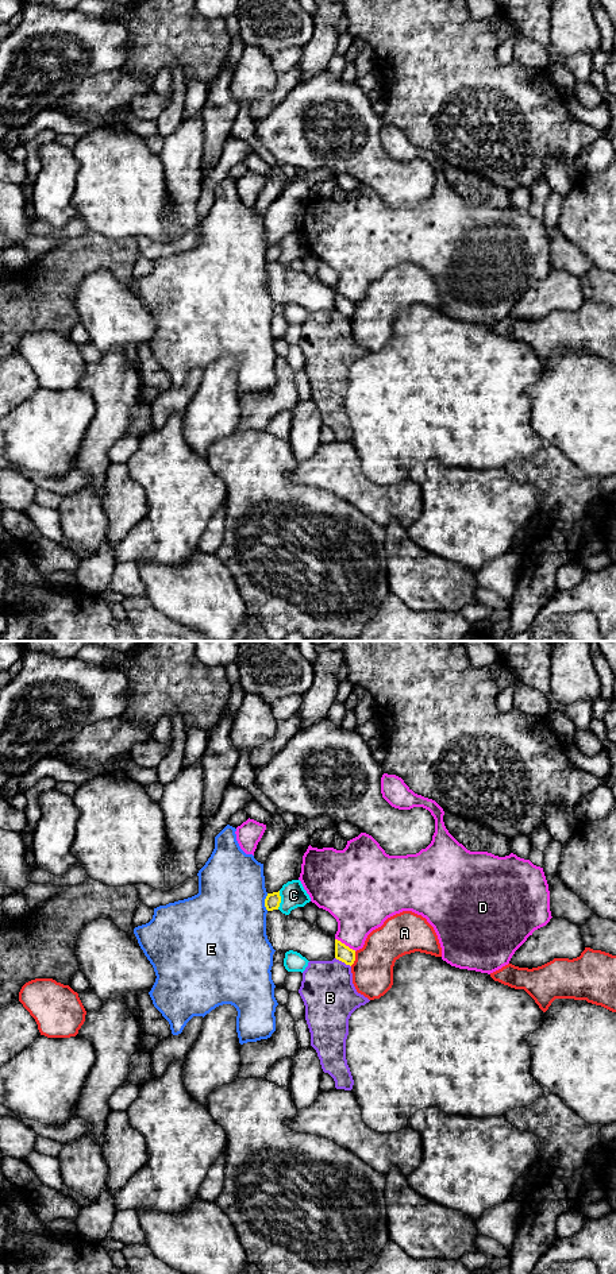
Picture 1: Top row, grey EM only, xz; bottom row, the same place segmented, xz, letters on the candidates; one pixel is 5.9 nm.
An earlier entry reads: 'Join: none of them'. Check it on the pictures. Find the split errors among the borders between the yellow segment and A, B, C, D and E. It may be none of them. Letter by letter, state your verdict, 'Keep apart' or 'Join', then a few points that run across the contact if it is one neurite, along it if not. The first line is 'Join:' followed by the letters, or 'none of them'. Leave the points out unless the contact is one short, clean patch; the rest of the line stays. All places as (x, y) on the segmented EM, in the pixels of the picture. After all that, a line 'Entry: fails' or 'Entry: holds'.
Join: none of them
A: Keep apart
B: Keep apart. Line: xz (335, 957), (350, 966)
C: Keep apart
D: Keep apart
E: Keep apart
Entry: holds

